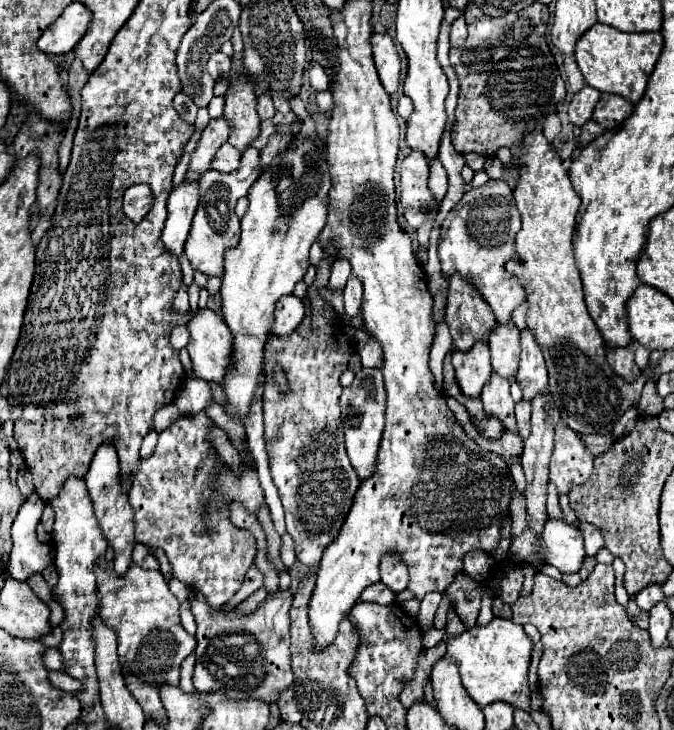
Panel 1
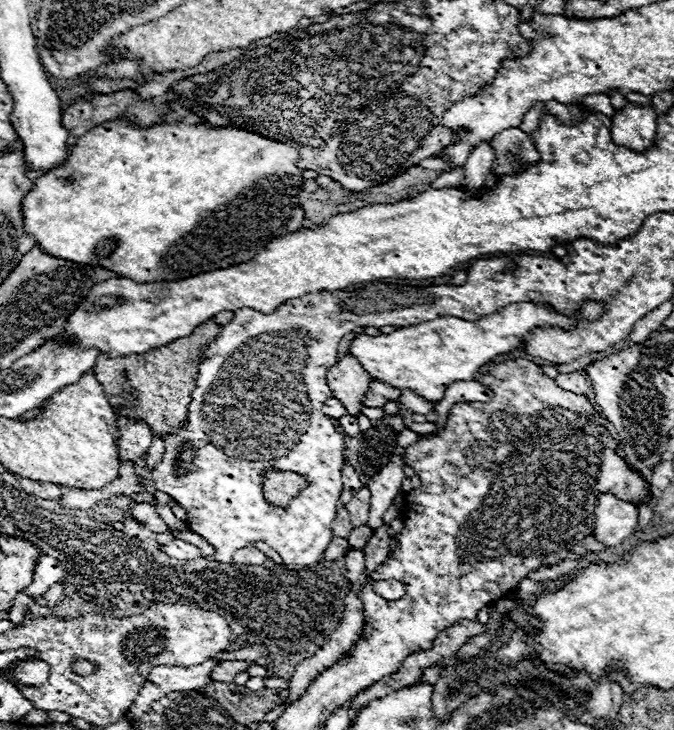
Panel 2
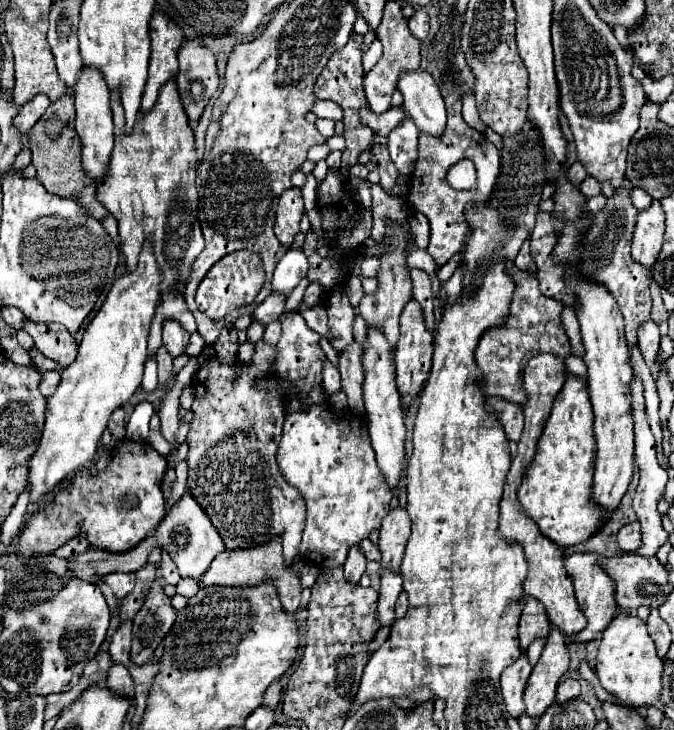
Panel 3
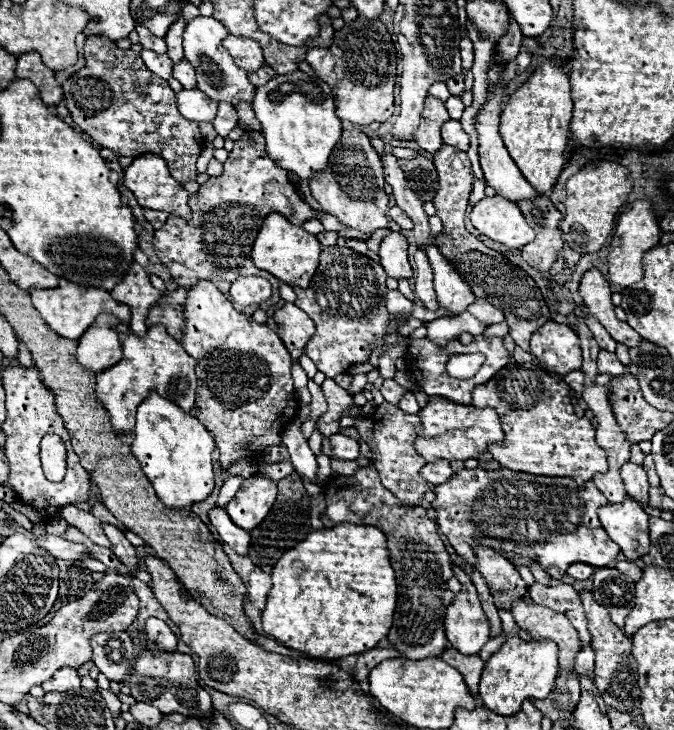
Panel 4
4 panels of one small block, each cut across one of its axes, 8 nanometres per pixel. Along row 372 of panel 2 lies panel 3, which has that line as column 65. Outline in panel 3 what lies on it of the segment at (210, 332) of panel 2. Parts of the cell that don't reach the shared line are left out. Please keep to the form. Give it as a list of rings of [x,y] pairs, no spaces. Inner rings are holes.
[[[64,94],[60,100],[56,100],[46,114],[36,122],[36,126],[28,134],[30,138],[30,150],[32,150],[32,164],[38,170],[38,180],[44,184],[44,188],[50,194],[62,196],[62,198],[74,198],[84,204],[84,208],[98,220],[104,220],[108,216],[108,210],[96,200],[96,184],[84,174],[80,166],[80,154],[82,146],[76,138],[74,130],[74,98],[70,94]]]

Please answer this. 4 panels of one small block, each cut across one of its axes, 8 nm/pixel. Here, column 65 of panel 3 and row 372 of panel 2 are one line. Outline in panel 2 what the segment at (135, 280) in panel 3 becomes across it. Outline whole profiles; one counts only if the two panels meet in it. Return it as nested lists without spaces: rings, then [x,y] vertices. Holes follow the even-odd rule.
[[[518,302],[504,306],[502,310],[484,316],[480,320],[468,322],[462,318],[436,318],[416,326],[398,328],[392,334],[366,336],[360,334],[350,344],[350,354],[366,368],[366,372],[374,380],[382,380],[394,388],[410,388],[426,400],[442,400],[446,388],[454,380],[476,380],[478,370],[488,364],[492,358],[500,354],[508,354],[512,350],[522,350],[526,338],[536,328],[562,328],[574,330],[580,320],[596,322],[606,314],[606,306],[602,302],[582,302],[574,316],[558,314],[546,304],[534,302]]]

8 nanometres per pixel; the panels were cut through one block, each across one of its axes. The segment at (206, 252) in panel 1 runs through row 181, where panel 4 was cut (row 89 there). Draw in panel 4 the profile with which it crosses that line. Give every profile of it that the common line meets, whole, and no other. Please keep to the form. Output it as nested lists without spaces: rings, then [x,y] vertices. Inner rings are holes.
[[[196,16],[192,20],[186,22],[184,28],[184,54],[186,60],[194,66],[196,76],[198,76],[198,90],[202,90],[204,94],[208,94],[212,100],[222,102],[248,102],[252,104],[254,92],[256,88],[248,82],[248,72],[240,70],[232,56],[228,54],[228,50],[224,50],[222,40],[228,36],[228,30],[224,28],[224,24],[212,16]]]

